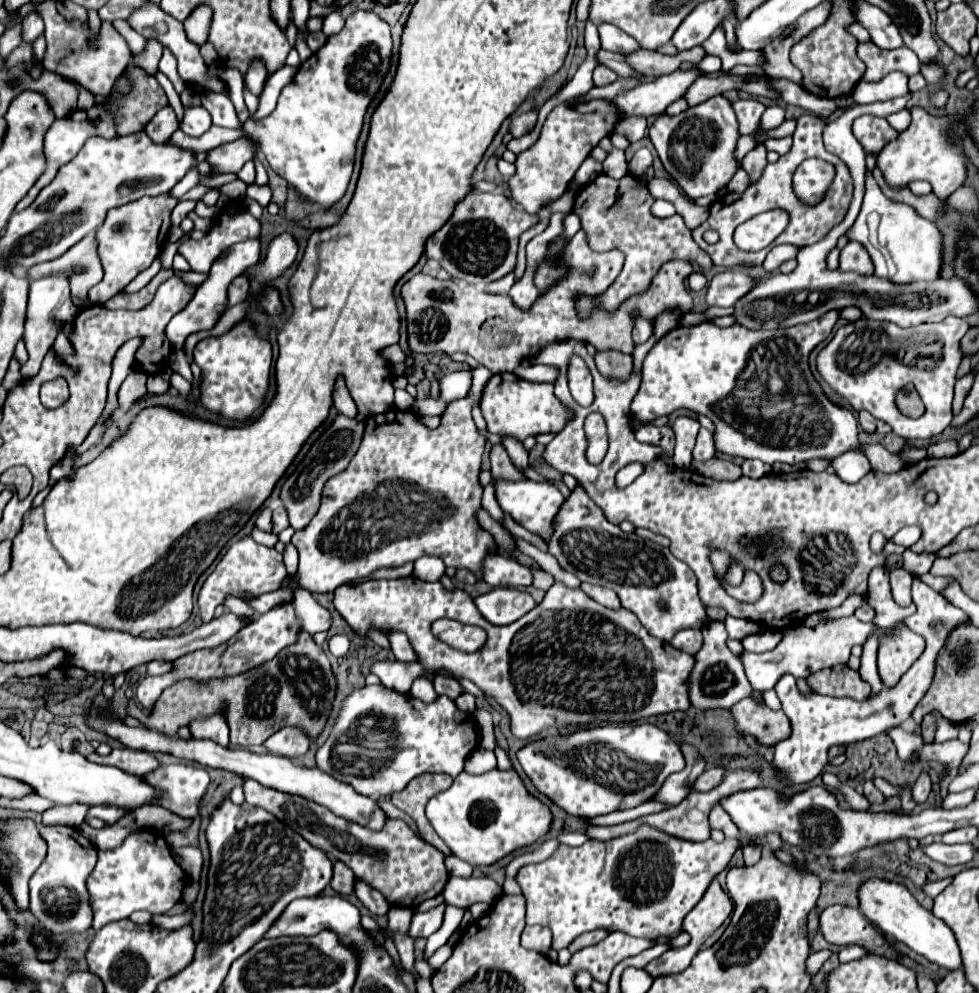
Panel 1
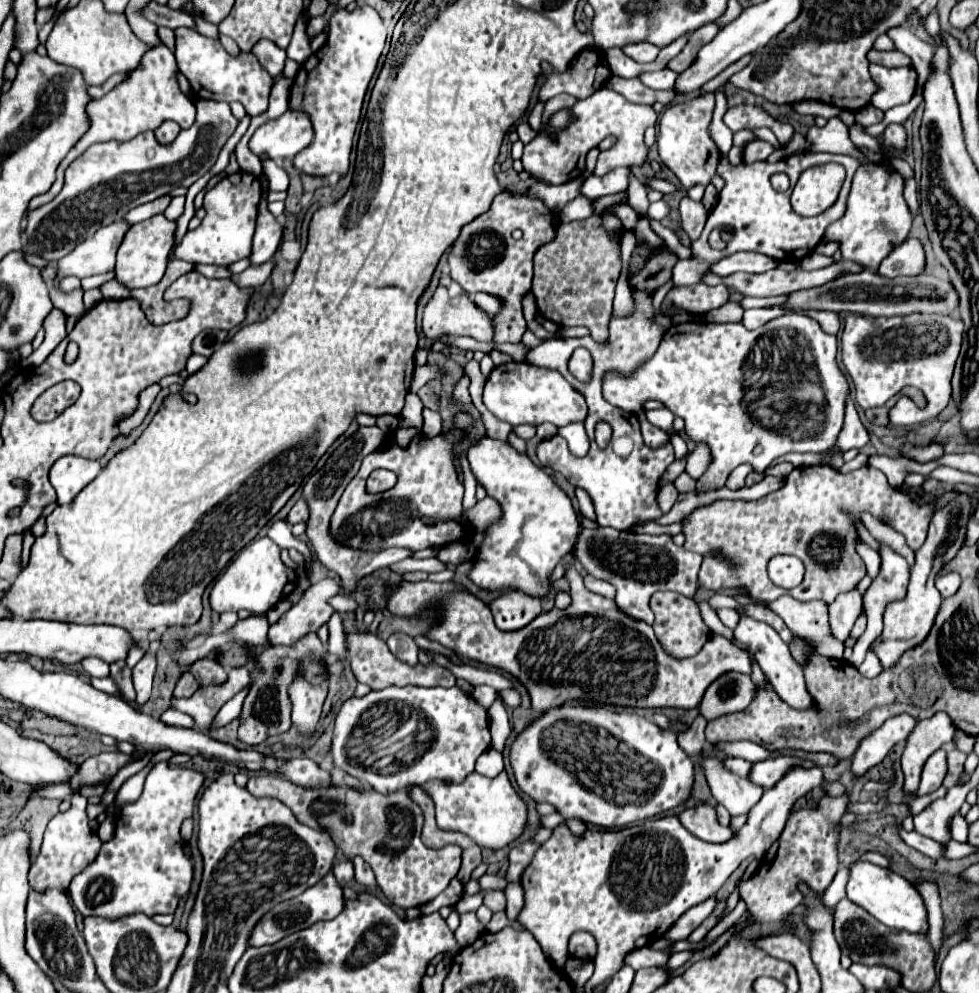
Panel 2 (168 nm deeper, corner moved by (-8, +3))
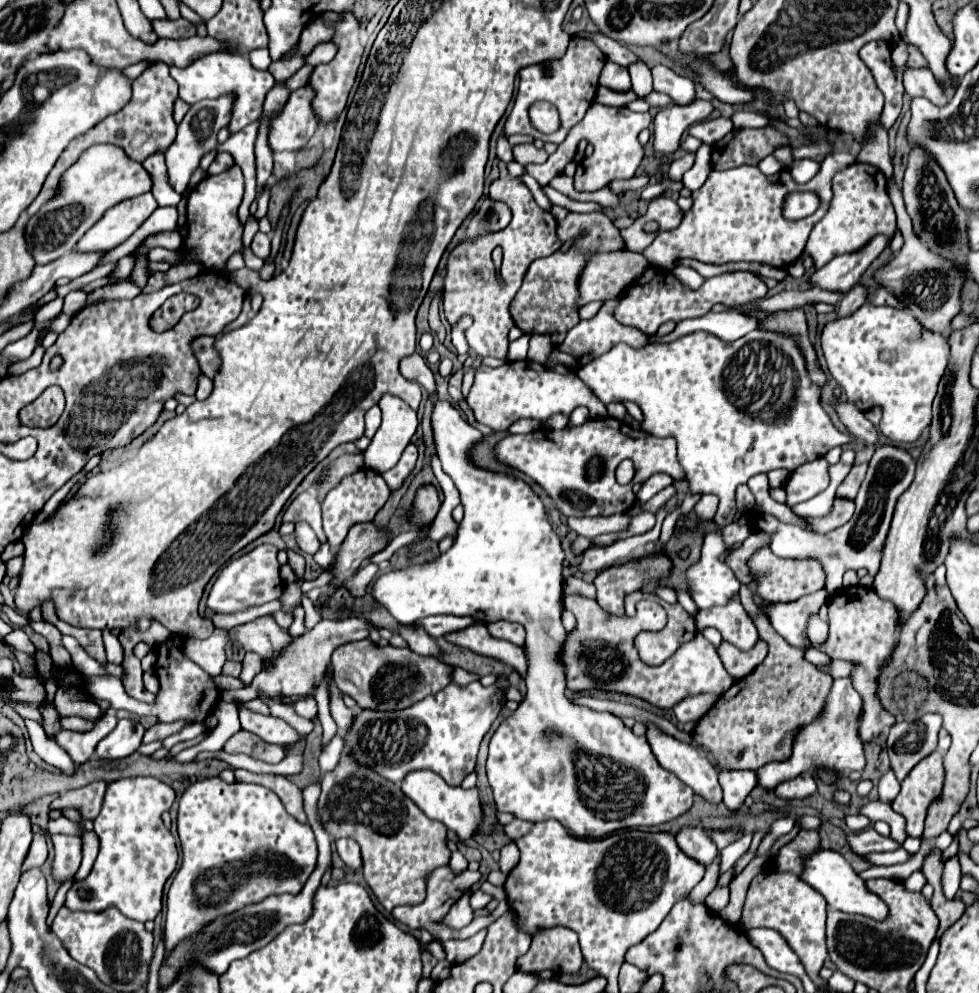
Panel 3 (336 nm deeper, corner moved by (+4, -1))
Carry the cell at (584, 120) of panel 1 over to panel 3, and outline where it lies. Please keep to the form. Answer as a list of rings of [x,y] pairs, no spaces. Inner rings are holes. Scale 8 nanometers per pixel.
[[[594,102],[586,110],[586,116],[568,132],[568,138],[558,146],[558,150],[554,154],[548,156],[548,160],[544,164],[526,164],[524,168],[532,178],[536,178],[536,182],[540,186],[544,186],[554,176],[562,174],[566,164],[574,160],[580,140],[588,140],[590,144],[594,144],[594,154],[584,158],[578,164],[578,170],[576,170],[576,176],[574,176],[574,188],[576,190],[592,192],[592,190],[606,186],[606,182],[610,182],[614,178],[632,178],[638,164],[642,162],[642,156],[644,156],[644,150],[638,142],[638,134],[644,128],[648,128],[650,122],[652,122],[652,118],[650,118],[648,112],[640,114],[640,112],[632,112],[628,108],[612,108],[612,106],[604,106],[604,104]]]

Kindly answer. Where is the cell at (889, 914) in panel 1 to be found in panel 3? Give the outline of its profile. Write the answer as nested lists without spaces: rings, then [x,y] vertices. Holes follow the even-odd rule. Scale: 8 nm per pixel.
[[[832,850],[816,852],[816,856],[808,858],[806,870],[804,870],[804,874],[800,878],[806,884],[810,884],[812,888],[816,888],[826,898],[828,906],[834,908],[834,910],[840,910],[840,912],[846,912],[846,914],[860,914],[860,916],[872,918],[876,922],[882,922],[882,920],[886,920],[890,916],[886,902],[880,896],[876,896],[874,892],[868,890],[866,880],[862,880],[854,872],[854,868],[848,864],[848,860],[838,852],[832,852]]]

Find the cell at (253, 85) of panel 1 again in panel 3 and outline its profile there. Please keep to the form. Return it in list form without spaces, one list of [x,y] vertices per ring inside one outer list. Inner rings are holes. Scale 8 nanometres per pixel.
[[[268,48],[252,50],[252,52],[248,54],[248,58],[250,58],[250,62],[252,62],[252,66],[254,66],[256,70],[266,70],[266,68],[272,64],[272,58],[270,58],[270,54],[268,54]]]

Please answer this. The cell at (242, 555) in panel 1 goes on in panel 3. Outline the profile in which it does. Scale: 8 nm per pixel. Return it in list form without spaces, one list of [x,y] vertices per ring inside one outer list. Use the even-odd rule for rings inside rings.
[[[260,544],[254,550],[232,558],[220,570],[220,574],[218,574],[210,594],[208,594],[208,600],[206,600],[208,608],[214,614],[236,614],[236,612],[242,612],[246,608],[262,606],[262,604],[266,604],[270,600],[280,598],[280,592],[284,590],[284,584],[282,584],[282,578],[278,574],[280,564],[276,560],[276,552],[278,552],[276,546]]]

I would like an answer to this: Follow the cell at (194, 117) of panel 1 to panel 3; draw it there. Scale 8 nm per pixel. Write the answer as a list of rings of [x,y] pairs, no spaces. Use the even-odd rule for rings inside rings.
[[[152,62],[134,82],[132,82],[132,98],[130,102],[116,114],[104,118],[100,124],[96,124],[94,128],[90,128],[86,134],[74,138],[66,150],[60,154],[56,166],[52,168],[52,172],[48,174],[40,194],[36,196],[36,200],[26,208],[28,216],[36,214],[40,210],[40,206],[50,198],[54,196],[56,192],[56,186],[60,182],[60,176],[66,168],[70,168],[78,156],[94,146],[94,144],[100,144],[100,142],[112,142],[112,144],[120,144],[122,148],[128,150],[128,154],[132,154],[132,158],[136,160],[144,160],[146,156],[150,156],[152,152],[156,152],[156,148],[160,148],[162,152],[174,142],[176,138],[176,122],[172,118],[172,106],[174,106],[174,100],[178,98],[178,88],[176,88],[176,82],[174,78],[168,74],[168,66],[162,64],[162,62]]]

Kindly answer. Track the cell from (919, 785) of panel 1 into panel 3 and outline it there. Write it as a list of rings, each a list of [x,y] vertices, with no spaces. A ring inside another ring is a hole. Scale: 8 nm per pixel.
[[[938,750],[920,760],[920,764],[916,764],[916,768],[912,768],[912,772],[902,780],[902,790],[894,798],[892,808],[906,818],[908,836],[922,836],[928,804],[940,796],[942,780],[944,768]]]

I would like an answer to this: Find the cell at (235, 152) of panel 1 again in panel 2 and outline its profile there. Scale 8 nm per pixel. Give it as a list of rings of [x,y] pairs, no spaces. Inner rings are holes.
[[[286,110],[280,118],[262,124],[250,138],[254,154],[266,152],[270,158],[294,158],[312,142],[312,122],[304,112]]]

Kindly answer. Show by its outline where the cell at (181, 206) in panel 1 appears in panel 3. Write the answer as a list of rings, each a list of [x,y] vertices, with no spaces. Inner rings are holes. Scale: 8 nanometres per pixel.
[[[232,166],[230,170],[204,178],[188,196],[188,236],[184,238],[180,250],[158,250],[154,248],[148,258],[152,262],[168,262],[172,266],[176,264],[202,264],[208,270],[222,270],[228,262],[228,258],[236,252],[244,256],[246,268],[260,270],[264,266],[264,260],[256,258],[250,248],[242,244],[242,232],[244,224],[238,218],[238,206],[242,202],[244,194],[244,176],[240,166]]]

